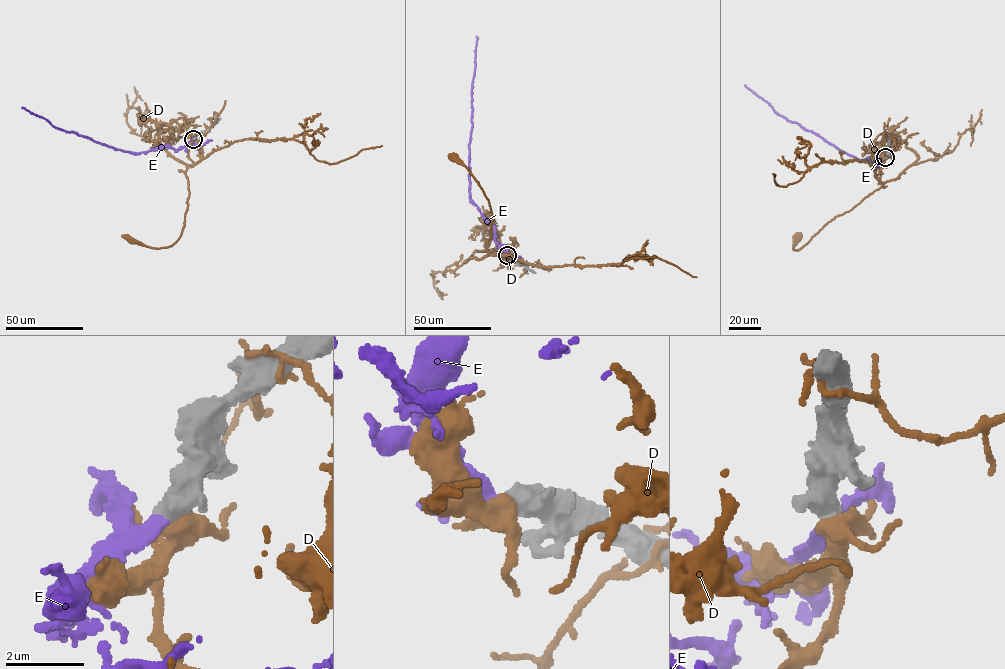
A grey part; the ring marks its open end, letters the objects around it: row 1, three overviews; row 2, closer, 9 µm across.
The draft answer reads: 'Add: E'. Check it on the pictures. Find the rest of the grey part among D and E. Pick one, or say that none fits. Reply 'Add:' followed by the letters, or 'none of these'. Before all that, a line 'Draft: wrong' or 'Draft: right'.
Draft: right
Add: E

